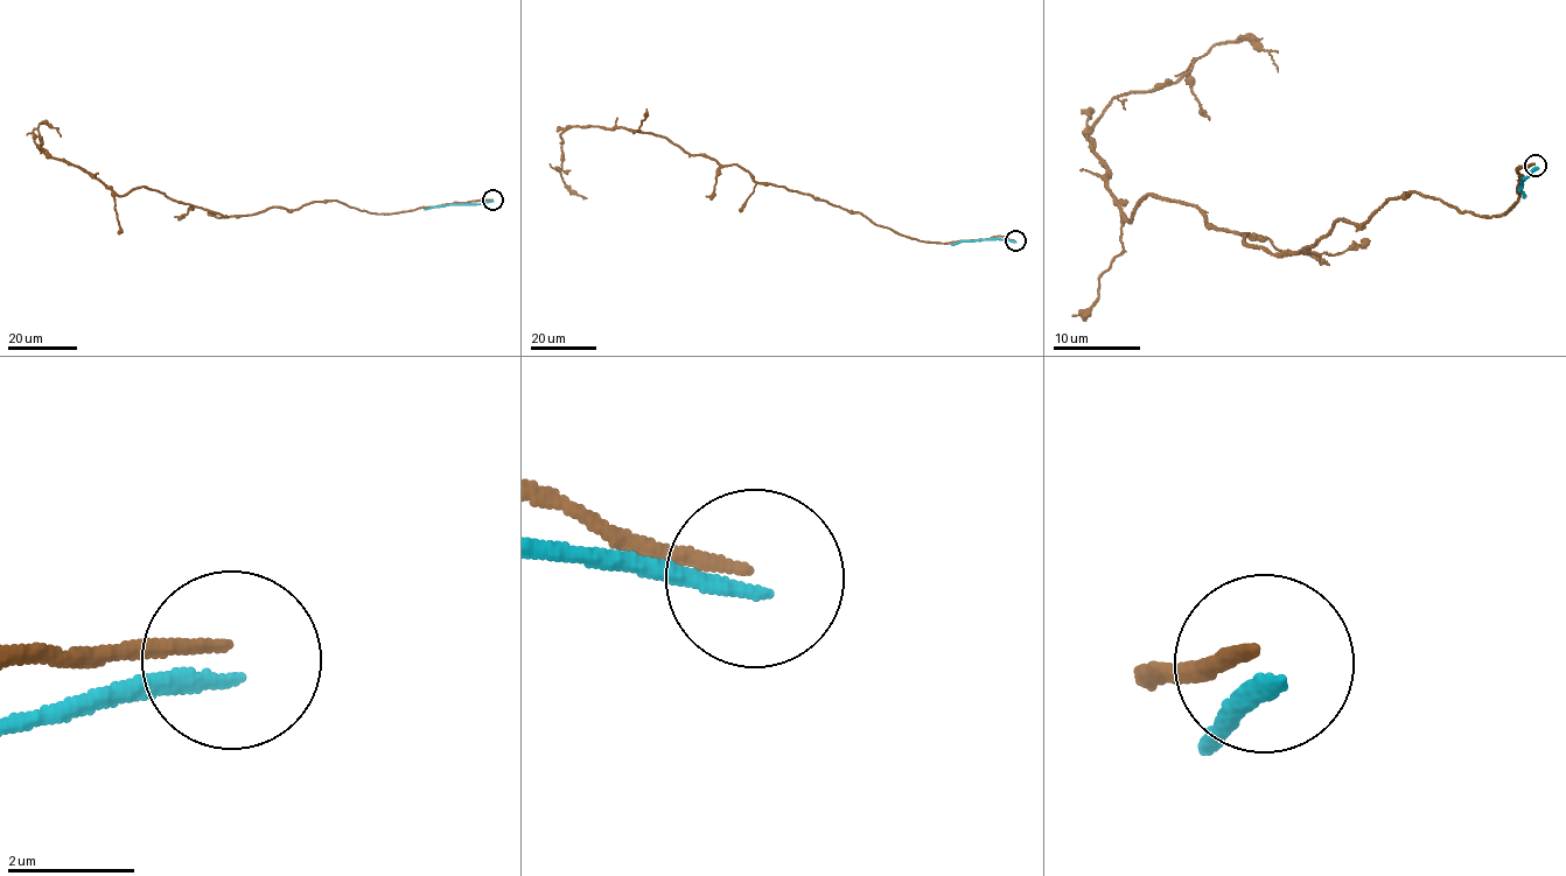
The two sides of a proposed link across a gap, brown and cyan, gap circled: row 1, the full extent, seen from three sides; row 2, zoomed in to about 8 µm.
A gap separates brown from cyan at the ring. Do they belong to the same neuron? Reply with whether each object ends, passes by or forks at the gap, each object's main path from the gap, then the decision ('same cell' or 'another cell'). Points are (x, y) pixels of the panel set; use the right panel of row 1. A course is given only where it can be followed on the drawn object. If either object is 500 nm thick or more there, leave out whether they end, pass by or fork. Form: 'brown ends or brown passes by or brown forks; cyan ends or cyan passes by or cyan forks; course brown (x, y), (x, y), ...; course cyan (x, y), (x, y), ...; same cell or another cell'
brown ends; cyan ends; course brown (1533, 165), (1497, 216), (1411, 194), (1294, 253), (1127, 221), (1111, 102), (1214, 46), (1278, 71); course cyan (1536, 167), (1519, 180), (1518, 189), (1524, 197); another cell

